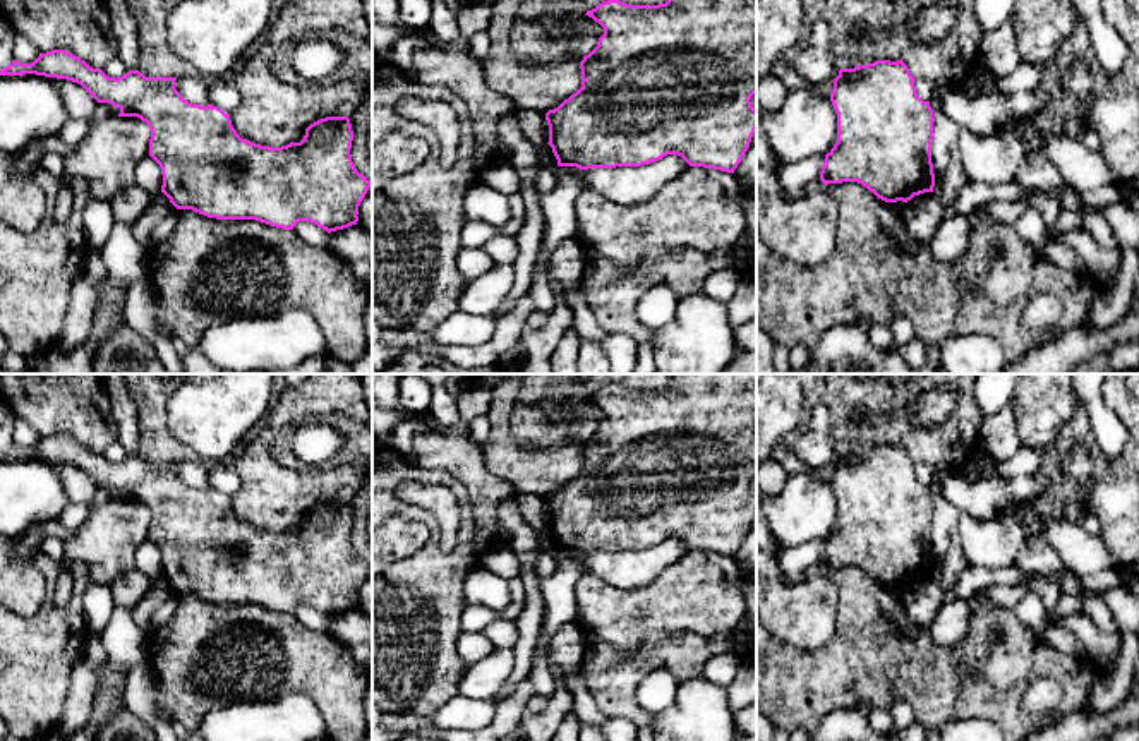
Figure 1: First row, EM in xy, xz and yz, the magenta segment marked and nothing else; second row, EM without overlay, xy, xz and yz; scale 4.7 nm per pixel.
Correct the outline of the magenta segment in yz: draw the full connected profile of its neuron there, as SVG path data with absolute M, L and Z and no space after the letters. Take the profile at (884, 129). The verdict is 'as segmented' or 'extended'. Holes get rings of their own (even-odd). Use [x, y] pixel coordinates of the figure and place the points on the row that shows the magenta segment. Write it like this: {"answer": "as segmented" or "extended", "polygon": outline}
{"answer": "as segmented", "polygon": "M902 58L839 70L830 93L837 113L837 142L825 154L820 172L825 185L858 182L885 202L907 202L933 192L933 110L930 101L918 96L914 81Z"}

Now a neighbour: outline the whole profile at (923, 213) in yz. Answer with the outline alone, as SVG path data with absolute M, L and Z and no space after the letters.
M935 192L914 196L904 211L909 232L921 242L931 242L935 230L943 220L943 209Z

